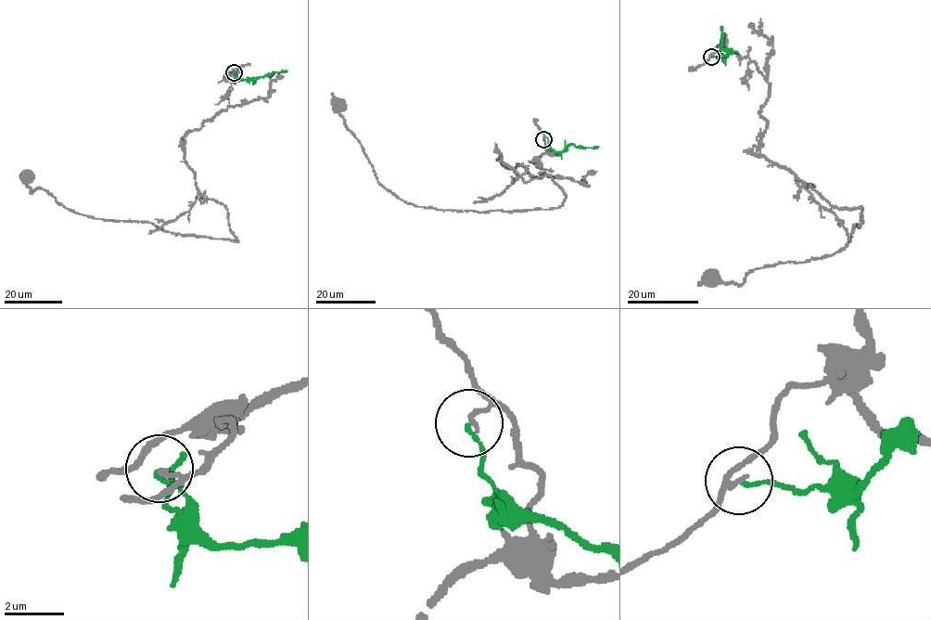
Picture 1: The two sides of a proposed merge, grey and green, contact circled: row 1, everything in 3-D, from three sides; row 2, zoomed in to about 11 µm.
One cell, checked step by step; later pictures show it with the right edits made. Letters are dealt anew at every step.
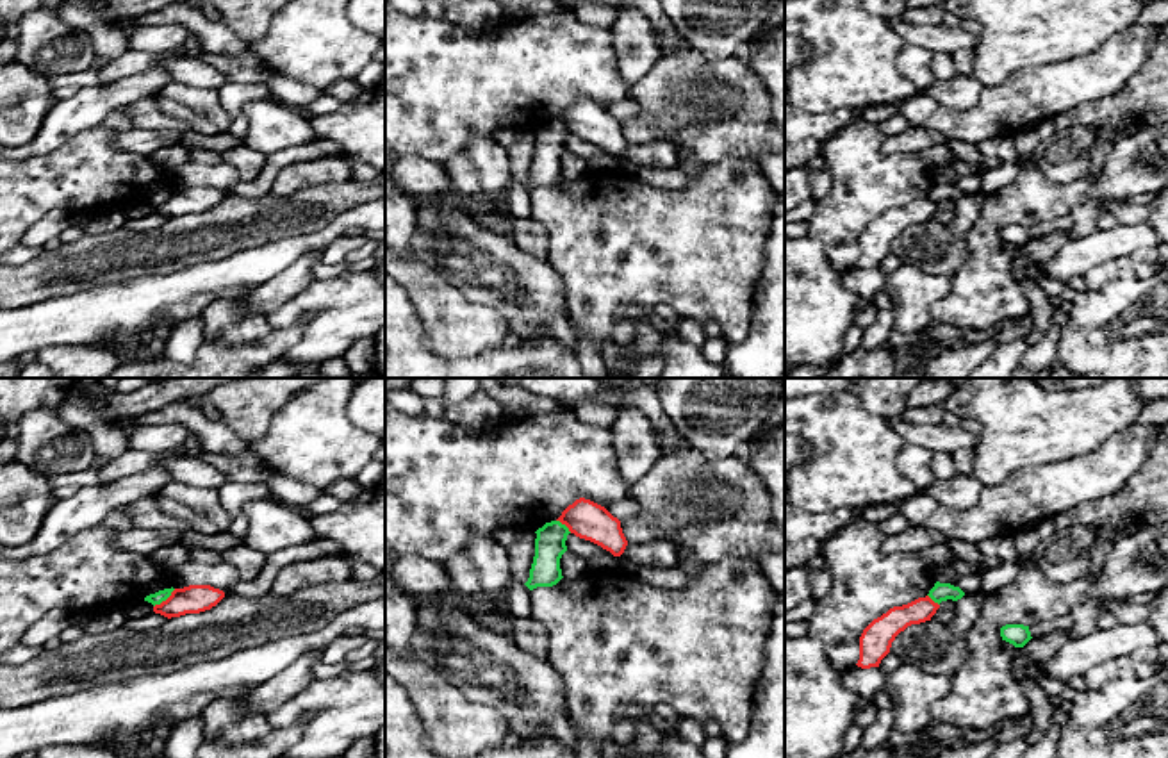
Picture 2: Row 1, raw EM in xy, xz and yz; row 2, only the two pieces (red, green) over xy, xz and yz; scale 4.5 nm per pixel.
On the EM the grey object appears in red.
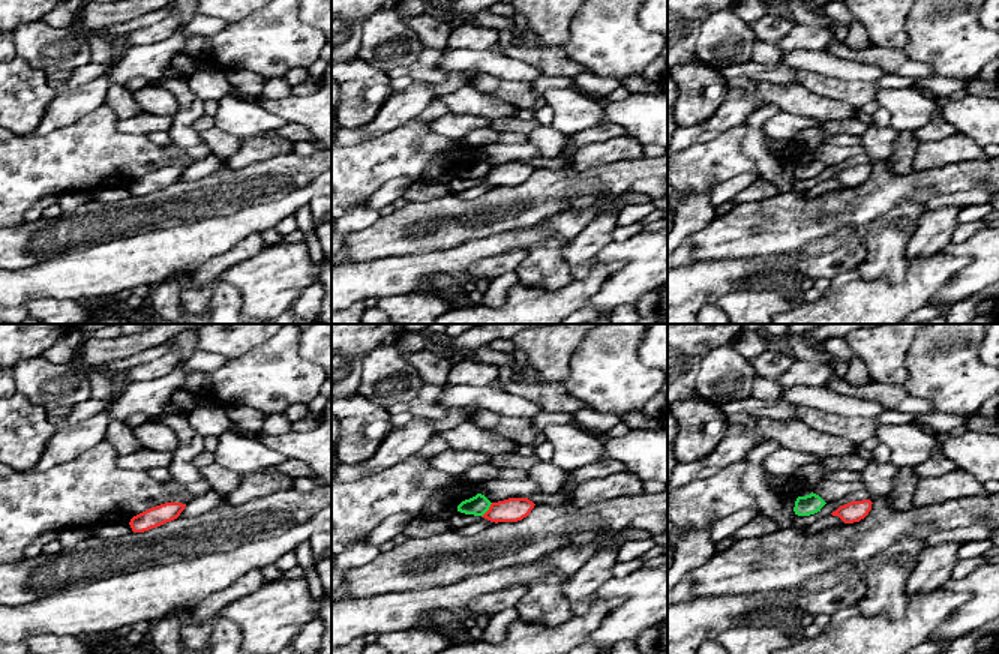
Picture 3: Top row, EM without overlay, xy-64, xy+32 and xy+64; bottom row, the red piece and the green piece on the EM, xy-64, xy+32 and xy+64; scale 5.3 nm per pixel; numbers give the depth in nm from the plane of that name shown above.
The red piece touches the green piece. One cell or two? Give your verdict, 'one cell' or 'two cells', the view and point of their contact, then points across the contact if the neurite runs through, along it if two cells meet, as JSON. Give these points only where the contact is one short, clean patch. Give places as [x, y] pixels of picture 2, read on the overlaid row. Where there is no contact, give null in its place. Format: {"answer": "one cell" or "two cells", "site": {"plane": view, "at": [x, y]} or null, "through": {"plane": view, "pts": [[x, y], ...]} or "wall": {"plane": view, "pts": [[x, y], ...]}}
{"answer": "two cells", "site": {"plane": "xy", "at": [166, 600]}, "wall": {"plane": "xy", "pts": [[175, 589], [154, 607]]}}

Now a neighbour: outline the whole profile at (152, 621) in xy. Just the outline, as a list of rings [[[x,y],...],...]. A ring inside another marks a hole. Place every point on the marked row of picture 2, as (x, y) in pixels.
[[[153,612],[153,614],[148,614],[146,617],[127,619],[123,628],[134,633],[141,633],[141,631],[152,631],[160,624],[164,624],[166,621],[168,617]]]

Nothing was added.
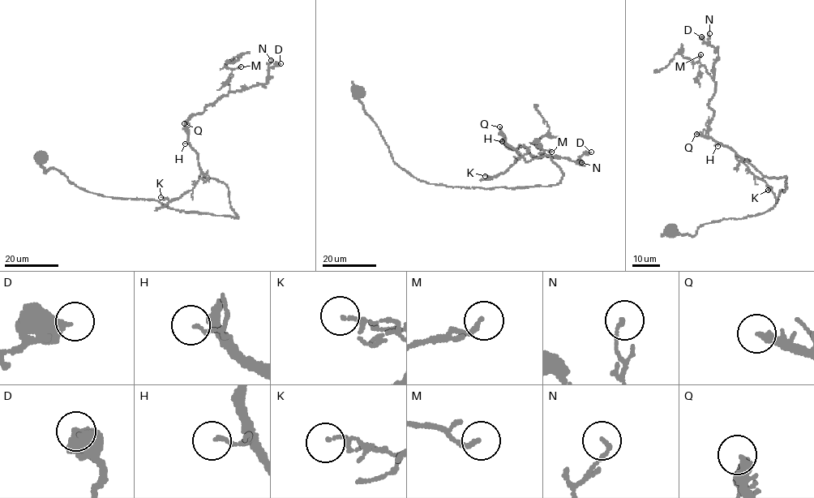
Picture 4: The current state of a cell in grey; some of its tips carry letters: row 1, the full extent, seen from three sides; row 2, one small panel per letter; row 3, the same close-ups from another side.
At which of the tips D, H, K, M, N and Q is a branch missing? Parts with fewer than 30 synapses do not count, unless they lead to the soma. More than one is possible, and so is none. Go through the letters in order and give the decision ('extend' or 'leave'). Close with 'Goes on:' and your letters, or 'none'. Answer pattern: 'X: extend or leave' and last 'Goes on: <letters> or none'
D: leave
H: leave
K: leave
M: leave
N: leave
Q: extend
Goes on: Q

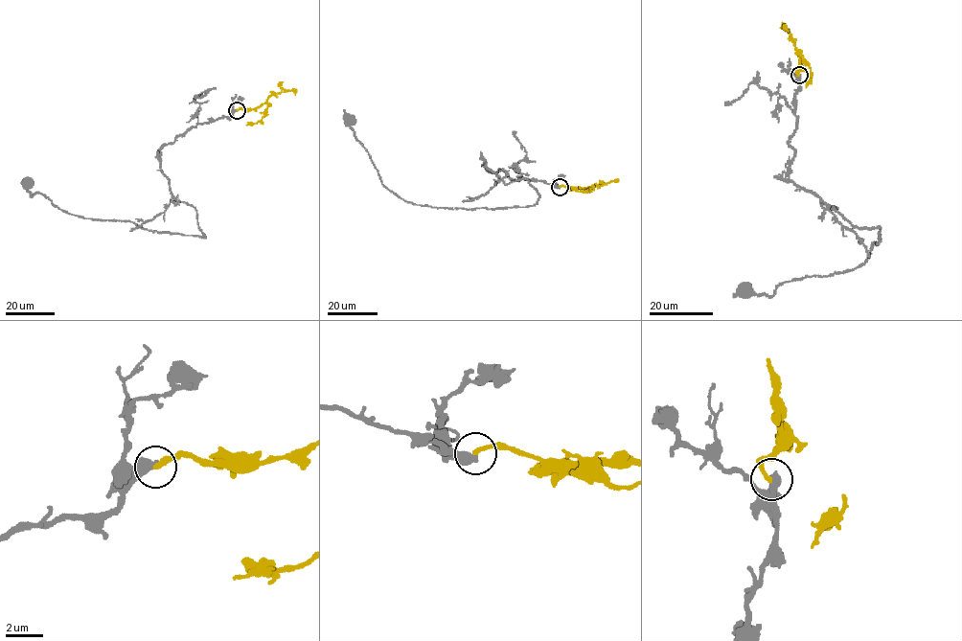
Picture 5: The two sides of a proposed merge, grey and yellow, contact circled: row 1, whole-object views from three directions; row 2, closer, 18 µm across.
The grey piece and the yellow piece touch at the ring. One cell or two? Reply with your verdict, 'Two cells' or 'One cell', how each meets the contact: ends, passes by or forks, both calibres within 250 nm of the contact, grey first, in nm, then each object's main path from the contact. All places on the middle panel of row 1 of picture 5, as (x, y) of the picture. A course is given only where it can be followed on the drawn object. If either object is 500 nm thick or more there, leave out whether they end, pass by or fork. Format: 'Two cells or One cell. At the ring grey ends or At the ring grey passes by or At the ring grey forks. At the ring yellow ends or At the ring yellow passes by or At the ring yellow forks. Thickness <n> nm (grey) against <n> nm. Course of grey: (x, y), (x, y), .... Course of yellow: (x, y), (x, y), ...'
One cell. Thickness 550 nm (grey) against 240 nm. Course of grey: (559, 187), (491, 172), (485, 161), (506, 185), (527, 179), (538, 201), (405, 201), (348, 122). Course of yellow: (559, 187), (586, 188), (618, 181)

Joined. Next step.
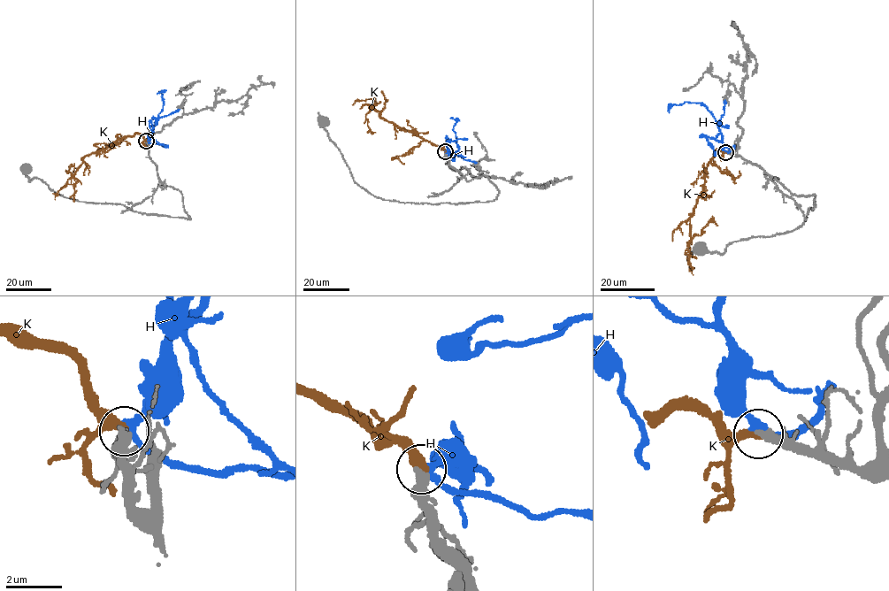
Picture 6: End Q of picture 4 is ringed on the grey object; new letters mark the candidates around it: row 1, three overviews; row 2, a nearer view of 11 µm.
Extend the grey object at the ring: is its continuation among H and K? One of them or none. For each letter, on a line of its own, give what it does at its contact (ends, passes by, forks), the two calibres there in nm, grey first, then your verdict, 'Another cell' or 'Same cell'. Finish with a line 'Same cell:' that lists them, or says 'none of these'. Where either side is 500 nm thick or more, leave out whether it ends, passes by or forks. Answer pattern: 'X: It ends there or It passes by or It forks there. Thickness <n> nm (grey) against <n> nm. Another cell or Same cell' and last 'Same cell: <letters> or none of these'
H: It passes by. Thickness 280 nm (grey) against 260 nm. Another cell
K: It ends there. Thickness 280 nm (grey) against 260 nm. Same cell
Same cell: K

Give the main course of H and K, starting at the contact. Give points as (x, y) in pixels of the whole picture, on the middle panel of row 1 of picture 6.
H: (445, 151), (454, 153), (459, 147), (454, 130), (455, 120), (450, 118)
K: (445, 151), (384, 119), (380, 111), (372, 107), (376, 103), (371, 98), (355, 101)

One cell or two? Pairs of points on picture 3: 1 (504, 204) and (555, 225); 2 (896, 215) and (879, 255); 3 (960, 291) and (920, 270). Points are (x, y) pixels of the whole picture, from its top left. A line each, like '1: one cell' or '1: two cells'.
1: two cells
2: one cell
3: two cells

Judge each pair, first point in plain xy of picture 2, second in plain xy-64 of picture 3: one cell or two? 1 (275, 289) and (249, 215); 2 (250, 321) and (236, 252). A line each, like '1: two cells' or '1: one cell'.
1: two cells
2: two cells

